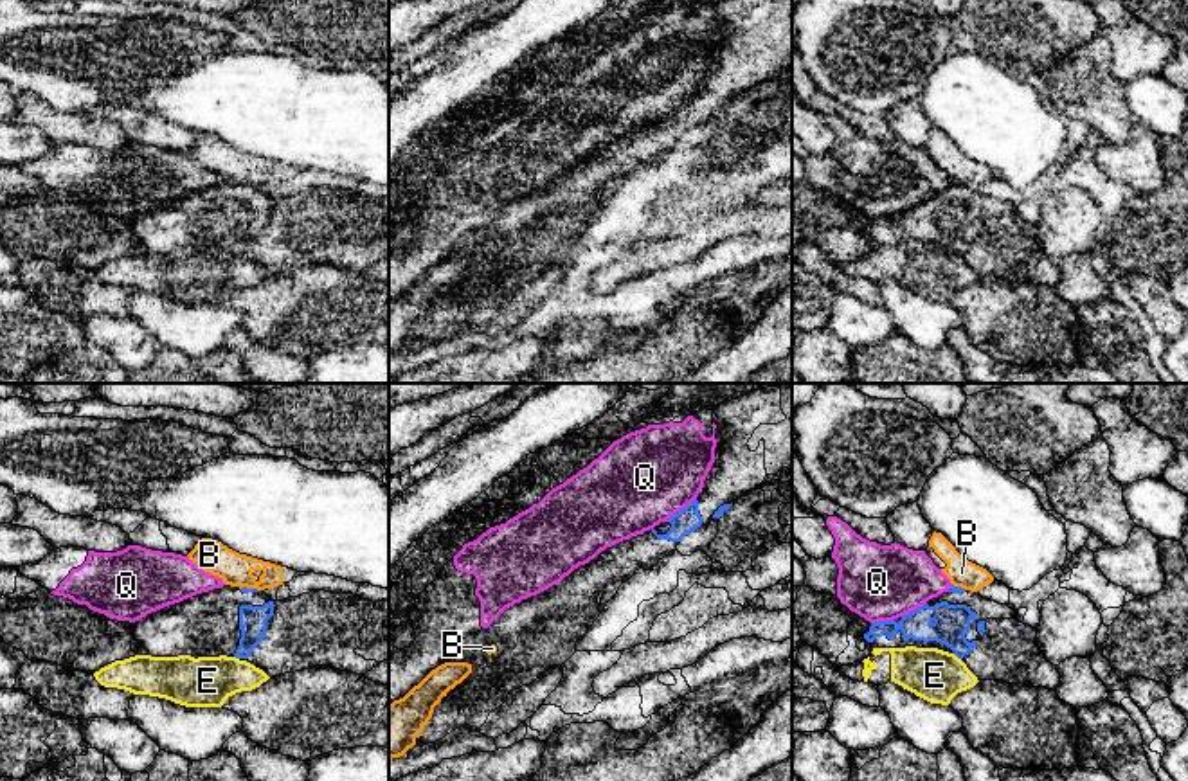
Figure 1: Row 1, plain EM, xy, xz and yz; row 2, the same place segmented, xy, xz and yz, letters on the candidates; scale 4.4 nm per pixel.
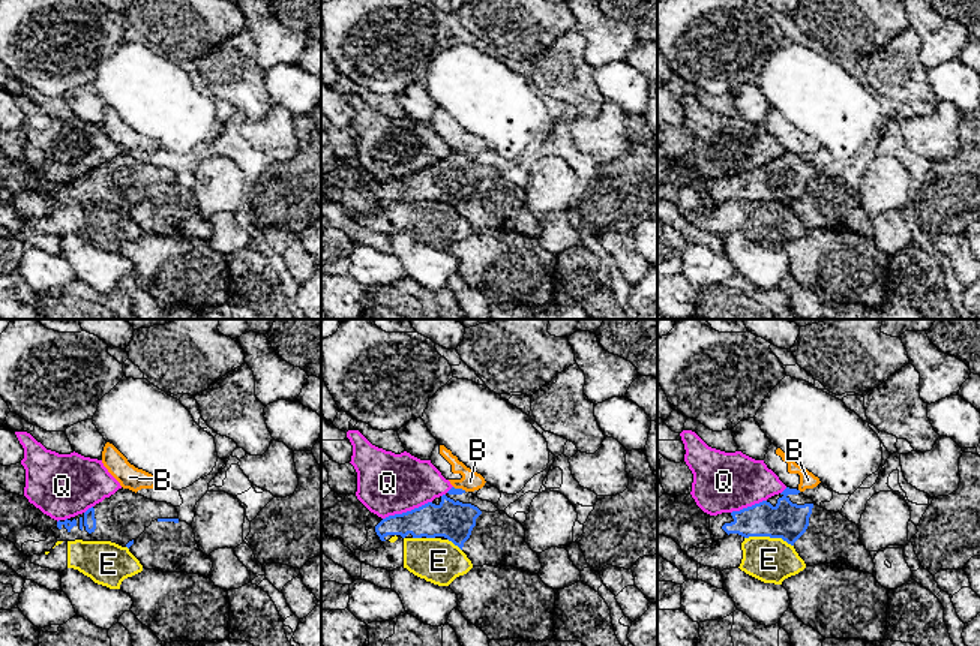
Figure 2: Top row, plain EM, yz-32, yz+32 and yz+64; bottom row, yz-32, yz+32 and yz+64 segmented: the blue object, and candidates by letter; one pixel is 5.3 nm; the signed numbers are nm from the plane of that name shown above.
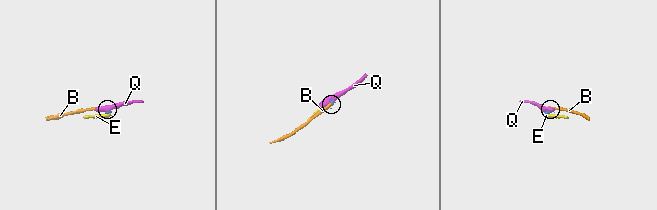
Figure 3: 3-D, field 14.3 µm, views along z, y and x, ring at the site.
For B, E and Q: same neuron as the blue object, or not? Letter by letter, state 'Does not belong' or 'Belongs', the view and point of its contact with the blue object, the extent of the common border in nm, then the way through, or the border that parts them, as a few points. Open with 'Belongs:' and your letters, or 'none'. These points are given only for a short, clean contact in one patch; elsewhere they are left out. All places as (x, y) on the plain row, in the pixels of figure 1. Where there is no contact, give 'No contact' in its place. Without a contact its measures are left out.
Belongs: none
B: Does not belong. Touches blue at xy (249, 186). Shared border 90 nm. Boundary: xy (240, 184), (254, 184), (258, 188)
E: Does not belong. Touches blue at yz (956, 252). Shared border 50 nm. Boundary: yz (953, 251), (960, 256)
Q: Does not belong. Touches blue at xz (681, 107). Shared border 170 nm

